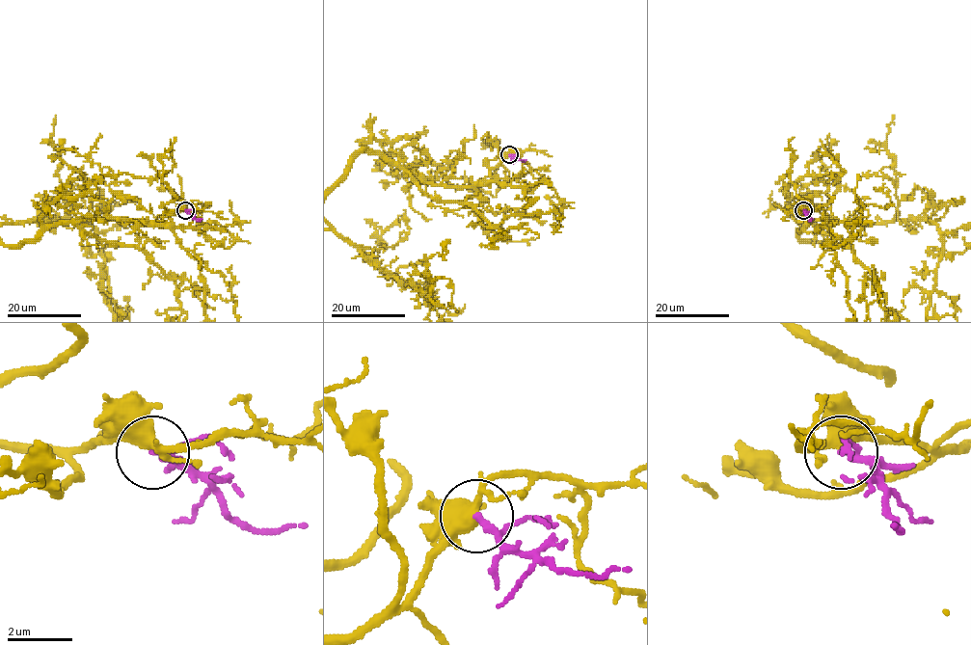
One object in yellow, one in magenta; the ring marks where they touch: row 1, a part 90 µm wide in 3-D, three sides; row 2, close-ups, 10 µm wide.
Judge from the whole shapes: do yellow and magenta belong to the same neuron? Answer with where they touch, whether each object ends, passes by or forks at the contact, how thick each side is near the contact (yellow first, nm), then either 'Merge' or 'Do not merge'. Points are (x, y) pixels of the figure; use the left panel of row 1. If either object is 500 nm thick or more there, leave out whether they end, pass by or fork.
Place: (185, 210). At the ring yellow forks. At the ring magenta passes by. Thickness 360 nm (yellow) against 170 nm. Do not merge

